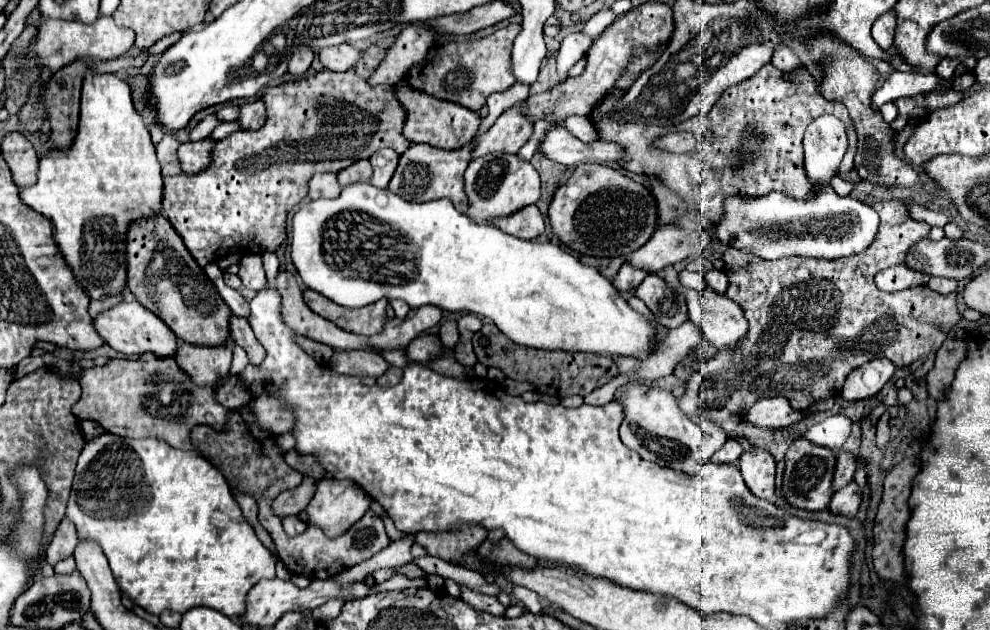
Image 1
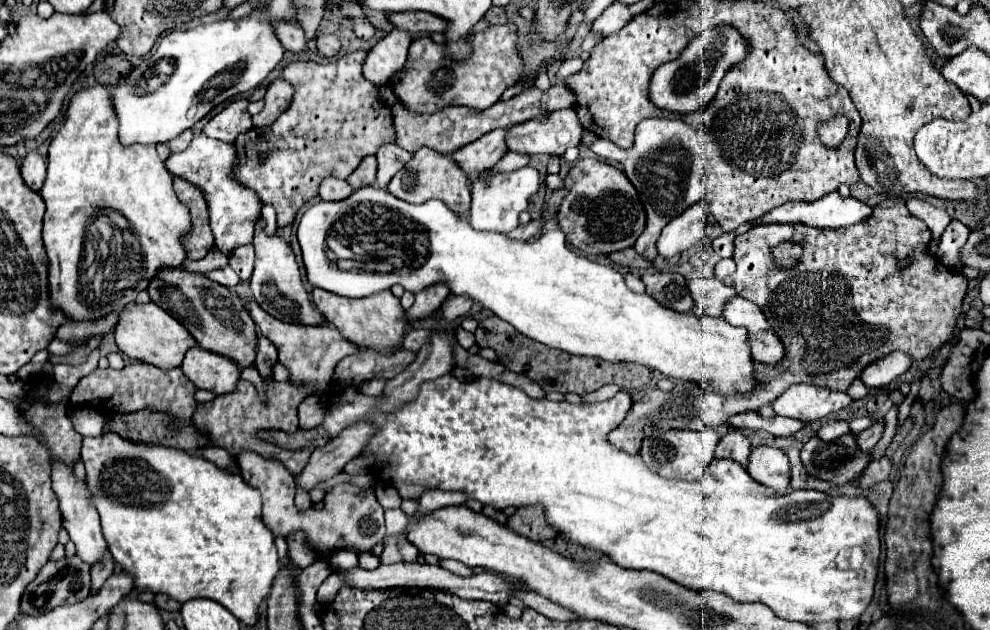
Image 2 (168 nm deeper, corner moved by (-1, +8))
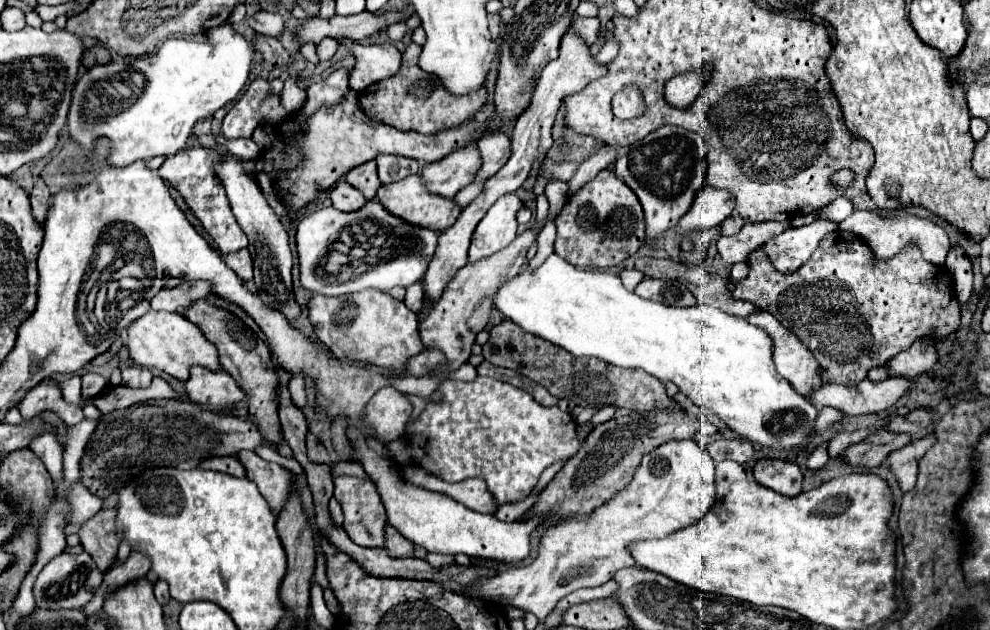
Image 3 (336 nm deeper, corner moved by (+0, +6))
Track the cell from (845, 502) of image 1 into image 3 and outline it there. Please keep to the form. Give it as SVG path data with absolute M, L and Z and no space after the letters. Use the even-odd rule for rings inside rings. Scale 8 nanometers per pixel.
M928 434L928 436L920 438L920 440L914 440L908 446L904 446L904 448L900 448L894 454L888 456L890 470L898 478L900 488L904 492L914 488L916 476L918 476L918 460L926 454L926 450L930 446L934 446L934 434Z

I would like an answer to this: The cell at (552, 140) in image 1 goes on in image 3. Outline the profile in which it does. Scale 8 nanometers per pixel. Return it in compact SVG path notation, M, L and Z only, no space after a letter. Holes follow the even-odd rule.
M492 134L492 136L484 136L482 140L478 140L476 146L480 150L482 166L478 168L478 174L474 180L484 182L486 178L494 176L496 170L502 168L506 160L510 158L510 138L506 134Z

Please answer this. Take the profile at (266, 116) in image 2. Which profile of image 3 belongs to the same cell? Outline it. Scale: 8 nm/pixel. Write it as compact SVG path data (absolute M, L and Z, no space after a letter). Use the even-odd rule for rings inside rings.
M288 78L284 82L284 90L282 90L280 96L282 96L282 106L288 112L298 112L298 108L302 108L302 104L306 100L306 92L300 90L292 78Z

